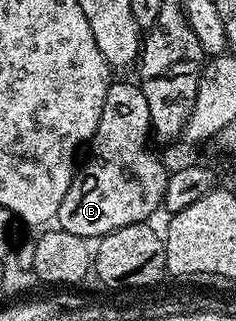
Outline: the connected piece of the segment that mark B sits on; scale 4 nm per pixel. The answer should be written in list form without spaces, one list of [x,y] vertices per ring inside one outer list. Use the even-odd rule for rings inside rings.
[[[113,81],[106,92],[106,104],[102,116],[98,120],[98,128],[90,143],[92,151],[88,159],[83,159],[78,173],[73,177],[66,196],[62,196],[62,204],[54,219],[55,225],[66,232],[74,232],[74,236],[85,240],[99,240],[118,228],[126,228],[130,224],[148,222],[151,214],[161,209],[169,171],[152,155],[148,147],[150,139],[150,123],[148,120],[146,96],[142,96],[139,85],[135,81]]]

